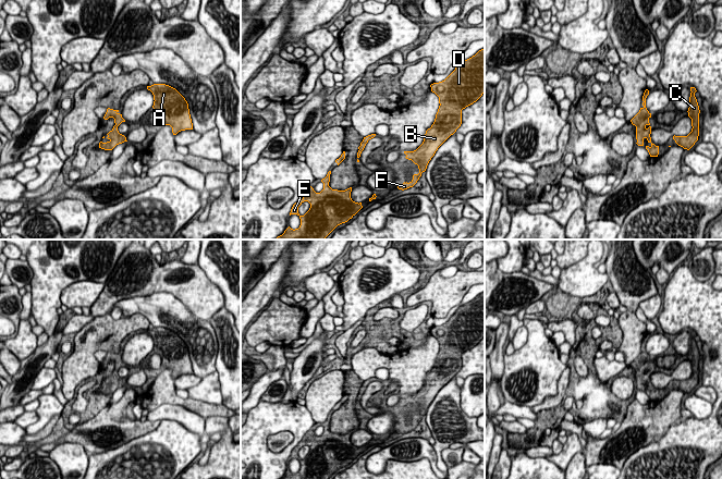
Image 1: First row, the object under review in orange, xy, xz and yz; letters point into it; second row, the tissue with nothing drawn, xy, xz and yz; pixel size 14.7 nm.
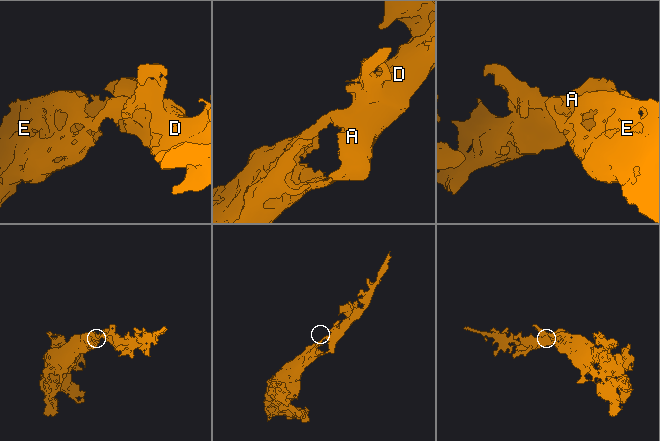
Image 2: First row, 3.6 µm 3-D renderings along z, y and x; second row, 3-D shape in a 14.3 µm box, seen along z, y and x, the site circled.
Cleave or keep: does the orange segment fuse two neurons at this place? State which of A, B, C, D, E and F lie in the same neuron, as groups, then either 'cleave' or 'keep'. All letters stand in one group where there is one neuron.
A B C D E F; keep

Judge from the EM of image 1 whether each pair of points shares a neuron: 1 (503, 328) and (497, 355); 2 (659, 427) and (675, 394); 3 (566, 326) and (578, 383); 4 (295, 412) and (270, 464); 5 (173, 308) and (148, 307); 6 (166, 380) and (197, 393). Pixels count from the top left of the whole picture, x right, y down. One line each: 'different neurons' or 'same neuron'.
1: same neuron
2: same neuron
3: different neurons
4: same neuron
5: same neuron
6: different neurons

